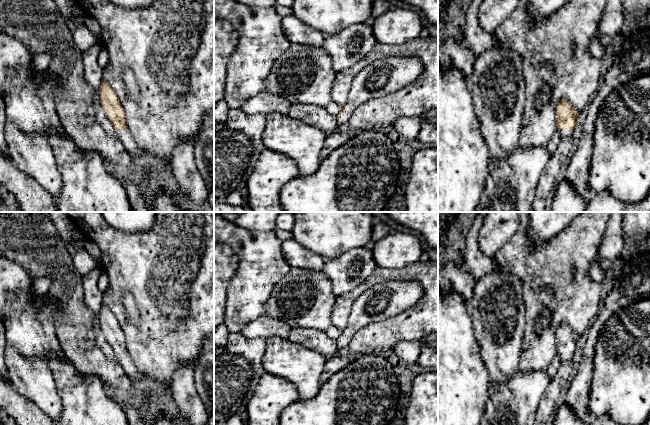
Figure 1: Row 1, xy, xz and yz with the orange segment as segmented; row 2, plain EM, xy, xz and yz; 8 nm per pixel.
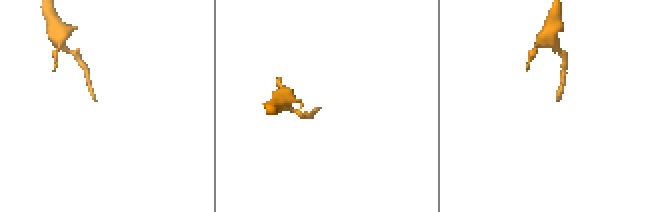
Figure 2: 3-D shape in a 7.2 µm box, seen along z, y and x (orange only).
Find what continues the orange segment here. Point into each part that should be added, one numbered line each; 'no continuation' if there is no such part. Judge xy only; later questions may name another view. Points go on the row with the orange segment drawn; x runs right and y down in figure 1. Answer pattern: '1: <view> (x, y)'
1: xy (136, 152)

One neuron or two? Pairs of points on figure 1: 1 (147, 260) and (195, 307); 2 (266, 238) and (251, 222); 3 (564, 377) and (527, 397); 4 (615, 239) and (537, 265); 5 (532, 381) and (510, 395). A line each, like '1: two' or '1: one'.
1: one
2: two
3: two
4: two
5: one

